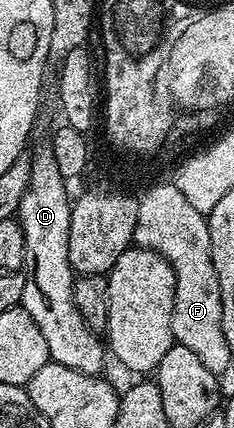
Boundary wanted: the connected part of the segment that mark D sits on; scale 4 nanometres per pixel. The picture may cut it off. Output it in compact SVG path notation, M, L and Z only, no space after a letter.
M44 144L31 151L29 186L22 196L18 221L24 233L25 280L19 305L30 312L34 324L46 339L48 357L66 368L83 374L99 375L106 358L101 335L82 320L78 304L74 304L74 271L70 264L70 216L73 199L68 198L69 183L58 172L51 145Z

